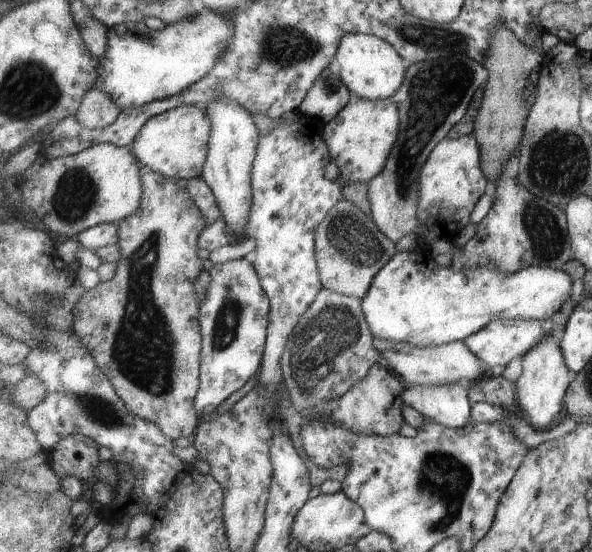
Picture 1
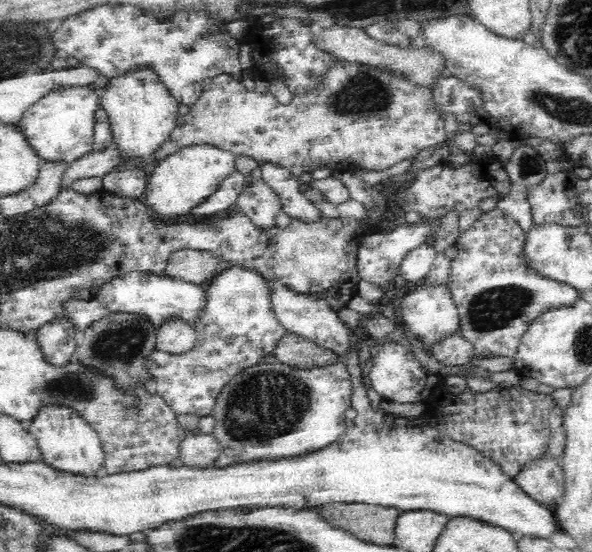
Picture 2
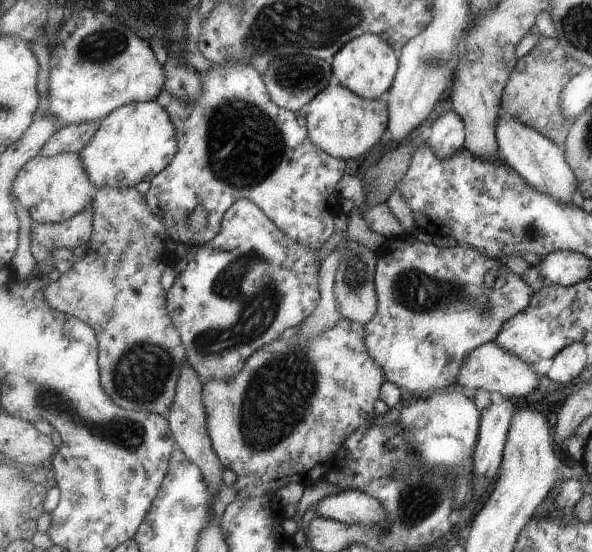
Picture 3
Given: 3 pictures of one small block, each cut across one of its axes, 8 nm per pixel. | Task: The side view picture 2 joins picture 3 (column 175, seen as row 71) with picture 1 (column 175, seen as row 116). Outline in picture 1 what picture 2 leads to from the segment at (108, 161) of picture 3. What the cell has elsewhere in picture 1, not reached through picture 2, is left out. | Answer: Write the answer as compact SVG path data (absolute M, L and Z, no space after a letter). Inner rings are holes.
M181 105L149 120L130 148L140 162L140 168L149 167L158 173L190 181L204 172L211 136L212 122L204 108Z

